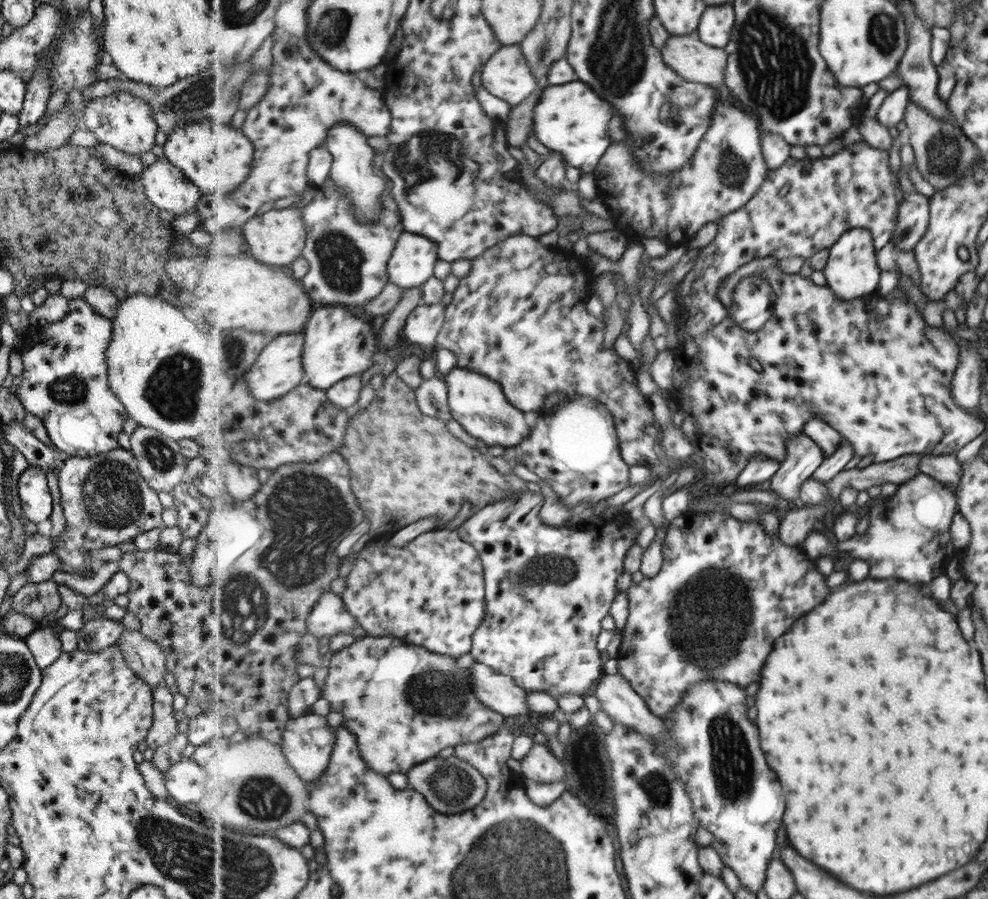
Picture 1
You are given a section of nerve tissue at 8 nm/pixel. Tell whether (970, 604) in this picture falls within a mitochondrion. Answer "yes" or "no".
no

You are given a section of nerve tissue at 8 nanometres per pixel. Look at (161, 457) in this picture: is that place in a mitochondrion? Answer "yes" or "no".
yes

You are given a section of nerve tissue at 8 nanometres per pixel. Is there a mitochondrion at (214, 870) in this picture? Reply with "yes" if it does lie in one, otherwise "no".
yes

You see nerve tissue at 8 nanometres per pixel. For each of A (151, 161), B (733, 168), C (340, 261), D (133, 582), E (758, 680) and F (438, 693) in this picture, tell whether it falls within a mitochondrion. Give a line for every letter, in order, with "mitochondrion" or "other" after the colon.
A: other
B: mitochondrion
C: mitochondrion
D: other
E: other
F: mitochondrion

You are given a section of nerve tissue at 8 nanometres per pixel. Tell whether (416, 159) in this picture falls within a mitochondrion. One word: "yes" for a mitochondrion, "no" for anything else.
yes

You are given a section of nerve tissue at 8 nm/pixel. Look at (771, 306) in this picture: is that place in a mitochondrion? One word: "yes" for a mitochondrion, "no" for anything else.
no

